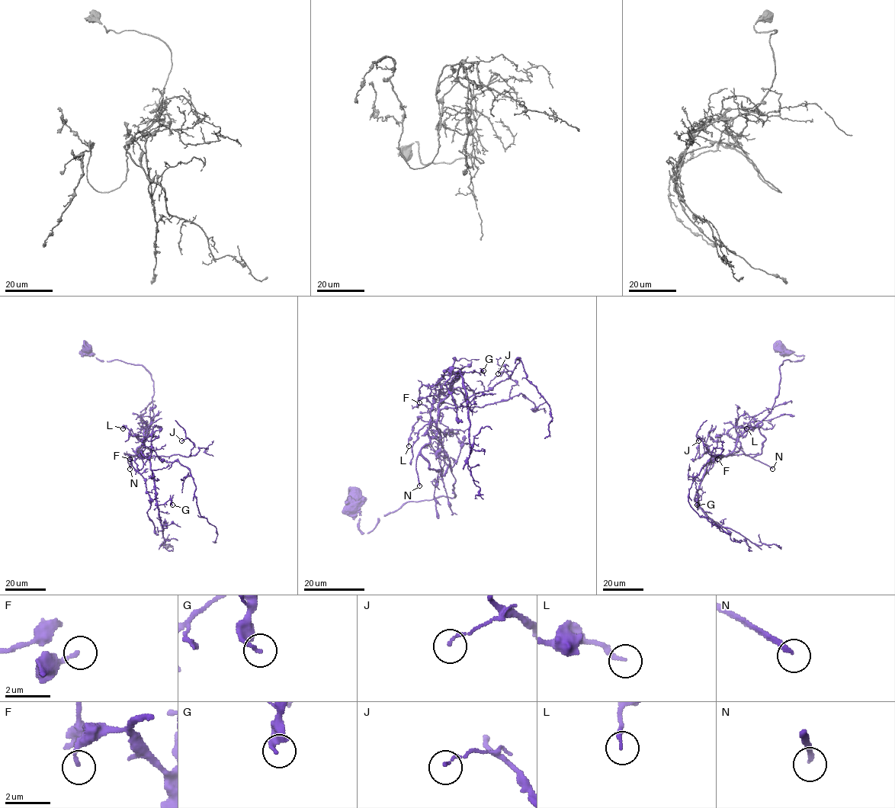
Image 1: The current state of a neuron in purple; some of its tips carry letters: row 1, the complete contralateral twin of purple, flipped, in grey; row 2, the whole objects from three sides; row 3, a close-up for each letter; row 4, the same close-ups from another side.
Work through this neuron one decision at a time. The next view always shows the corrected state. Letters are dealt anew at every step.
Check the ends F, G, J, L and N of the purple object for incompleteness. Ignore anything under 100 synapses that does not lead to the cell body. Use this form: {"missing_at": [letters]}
{"missing_at": ["N"]}

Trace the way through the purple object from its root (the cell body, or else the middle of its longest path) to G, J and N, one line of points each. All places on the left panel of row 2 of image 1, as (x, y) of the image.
G: (86, 350), (101, 360), (142, 365), (151, 375), (153, 415), (142, 456), (150, 463), (156, 503), (172, 504)
J: (86, 350), (151, 375), (143, 456), (188, 456), (194, 445), (181, 440)
N: (86, 350), (101, 360), (142, 365), (151, 375), (153, 415), (148, 436), (128, 460), (129, 469)

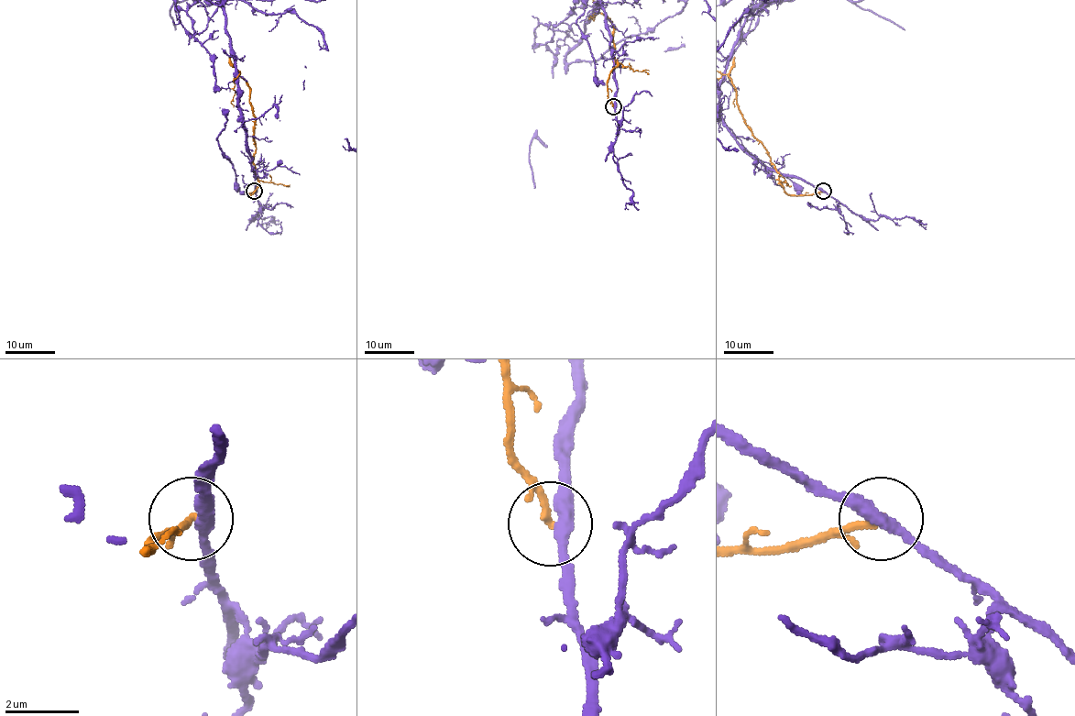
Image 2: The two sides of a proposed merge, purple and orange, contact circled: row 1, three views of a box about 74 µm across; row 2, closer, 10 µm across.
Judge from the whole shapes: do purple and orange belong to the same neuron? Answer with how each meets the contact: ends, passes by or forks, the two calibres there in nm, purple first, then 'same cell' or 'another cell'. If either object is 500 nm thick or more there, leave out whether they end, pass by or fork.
purple passes by; orange ends; calibres 360 and 200 nm; another cell

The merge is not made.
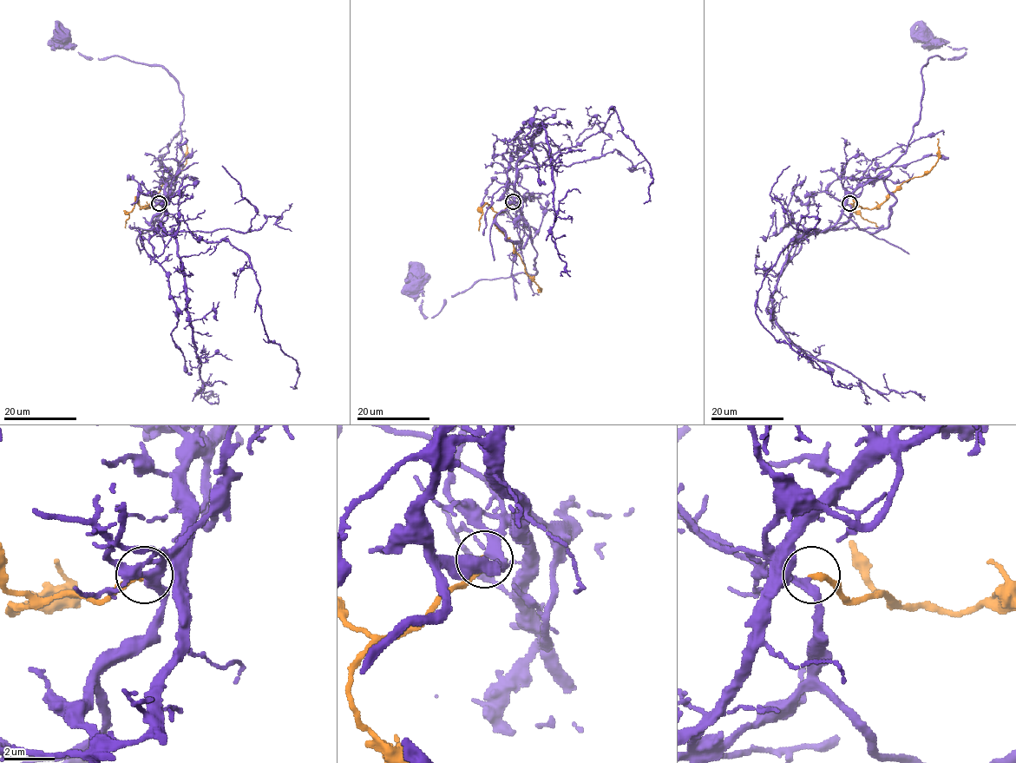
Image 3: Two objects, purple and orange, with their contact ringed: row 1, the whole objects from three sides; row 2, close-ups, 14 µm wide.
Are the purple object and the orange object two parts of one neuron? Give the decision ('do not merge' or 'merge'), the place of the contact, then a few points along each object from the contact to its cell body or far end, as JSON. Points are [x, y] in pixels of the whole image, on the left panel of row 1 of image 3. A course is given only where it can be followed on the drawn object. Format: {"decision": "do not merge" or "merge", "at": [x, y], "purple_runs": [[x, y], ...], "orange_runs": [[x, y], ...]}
{"decision": "merge", "at": [159, 203], "purple_runs": [[160, 204], [183, 154], [183, 94], [179, 82], [162, 67], [114, 56], [86, 58], [68, 49], [61, 38]], "orange_runs": [[160, 204], [140, 209], [186, 163], [186, 139]]}

